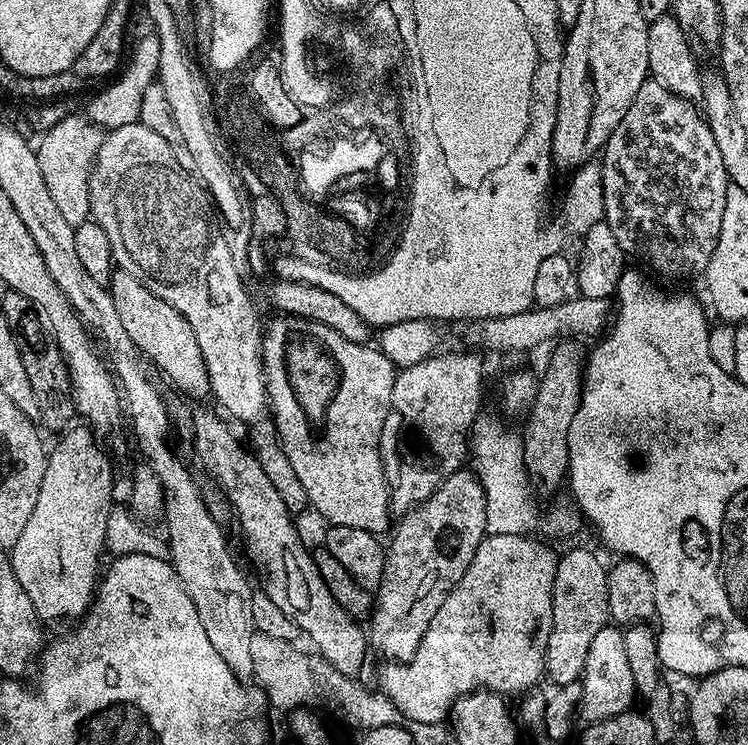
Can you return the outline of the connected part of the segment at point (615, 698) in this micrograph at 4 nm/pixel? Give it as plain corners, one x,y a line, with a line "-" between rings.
606,626
598,630
597,637
591,643
590,654
586,656
584,674
579,682
581,684
579,715
585,716
585,721
595,722
614,718
633,707
632,699
636,700
638,695
634,677
630,672
629,659
626,658
624,633
619,627

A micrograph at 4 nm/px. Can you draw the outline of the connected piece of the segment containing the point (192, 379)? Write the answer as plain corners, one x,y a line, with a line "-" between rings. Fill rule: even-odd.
123,270
113,275
110,291
122,328
130,334
131,341
141,355
149,361
152,359
186,395
208,396
212,391
212,383
190,322
182,318
182,314
178,314
170,302
162,302
162,298
158,298
158,294
150,291
141,280
131,279

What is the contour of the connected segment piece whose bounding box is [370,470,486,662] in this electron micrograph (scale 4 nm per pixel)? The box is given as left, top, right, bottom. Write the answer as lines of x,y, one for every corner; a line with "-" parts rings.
470,470
456,471
448,476
422,503
399,517
400,525
391,533
392,541
387,541
384,557
384,577
374,592
374,607
370,617
370,644
389,661
404,662
418,650
438,606
446,602
450,590
466,574
470,562
476,557
478,546
486,535
486,500
477,473

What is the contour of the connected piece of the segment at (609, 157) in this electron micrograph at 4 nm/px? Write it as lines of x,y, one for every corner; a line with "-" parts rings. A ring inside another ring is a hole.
649,78
644,81
642,90
634,98
630,110
618,122
618,130
610,134
608,141
602,149
602,163
600,173
602,174
602,190
604,191
604,219
608,221
610,230
614,230
614,238
618,238
618,246
629,257
641,256
650,267
664,276
697,276
706,270
710,258
714,254
714,246
718,246
718,234
722,230
722,214
726,210
726,194
730,187
728,171
722,162
722,153
718,150
718,142
714,140
711,126
702,115
701,109
691,100
683,100
678,94
674,94
664,84

